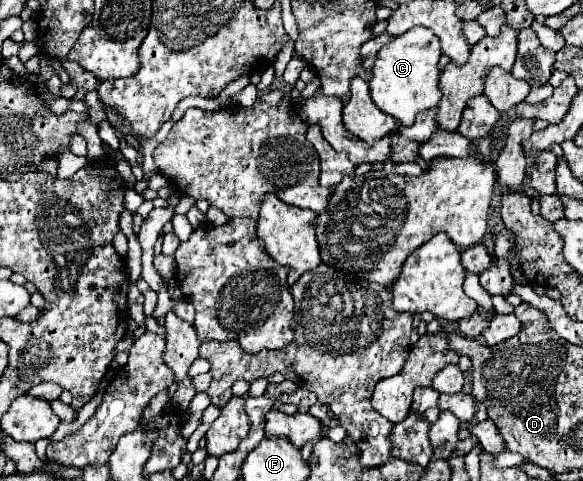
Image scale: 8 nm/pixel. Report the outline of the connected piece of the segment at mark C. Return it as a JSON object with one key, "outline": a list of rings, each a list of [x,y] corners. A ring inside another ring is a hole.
{"outline":[[[412,27],[384,45],[376,55],[370,79],[370,93],[378,109],[392,115],[400,125],[412,125],[418,111],[436,107],[442,97],[438,89],[440,55],[440,41],[426,27]]]}

